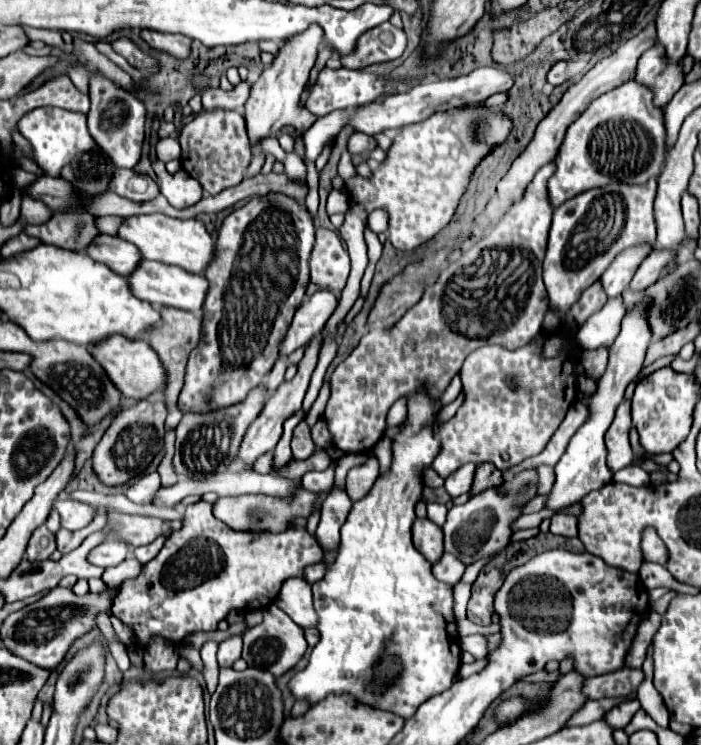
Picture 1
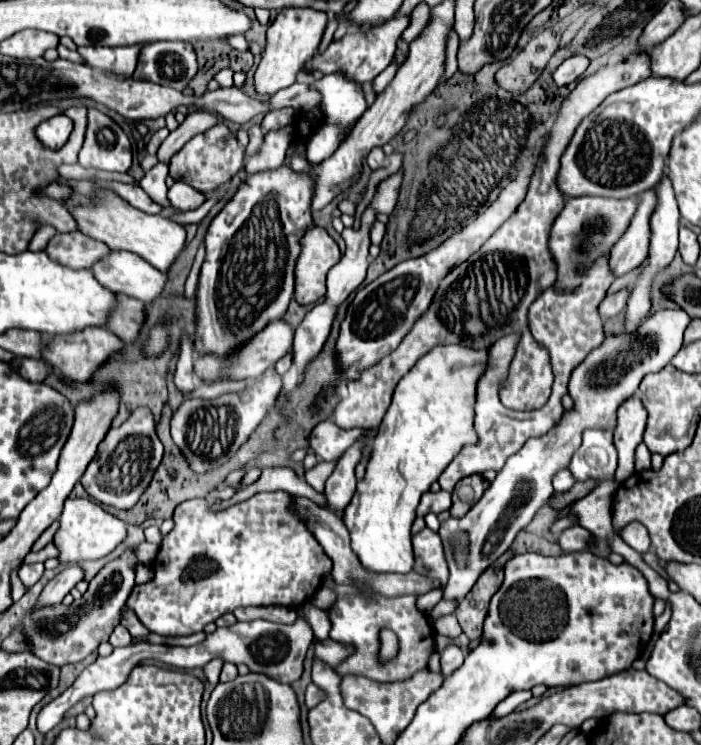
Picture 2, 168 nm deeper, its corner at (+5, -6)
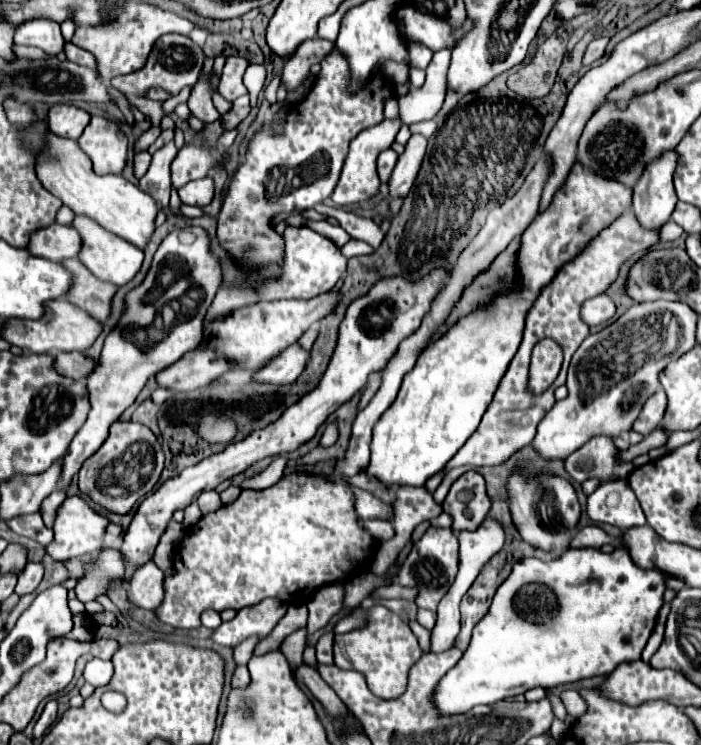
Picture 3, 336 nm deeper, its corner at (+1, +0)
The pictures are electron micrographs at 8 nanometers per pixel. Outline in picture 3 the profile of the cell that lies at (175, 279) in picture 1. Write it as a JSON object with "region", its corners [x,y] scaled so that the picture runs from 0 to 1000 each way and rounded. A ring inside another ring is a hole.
{"region":[[[106,290],[103,295],[103,306],[111,309],[114,319],[117,319],[117,333],[114,333],[114,341],[111,341],[111,349],[143,376],[151,376],[151,379],[160,379],[165,384],[177,384],[183,381],[194,365],[200,362],[203,357],[203,349],[205,349],[205,341],[203,336],[197,336],[191,328],[168,319],[165,314],[157,314],[154,309],[148,309],[146,303],[140,303],[140,298],[134,298],[131,293],[126,290]]]}

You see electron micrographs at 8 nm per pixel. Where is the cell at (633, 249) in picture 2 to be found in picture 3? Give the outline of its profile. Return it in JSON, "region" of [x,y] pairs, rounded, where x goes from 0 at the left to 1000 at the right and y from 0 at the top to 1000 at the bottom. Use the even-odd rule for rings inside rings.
{"region":[[[964,201],[944,204],[922,223],[916,239],[904,250],[902,282],[916,303],[942,306],[956,295],[956,287],[961,285],[961,277],[967,271],[959,247],[964,217]]]}

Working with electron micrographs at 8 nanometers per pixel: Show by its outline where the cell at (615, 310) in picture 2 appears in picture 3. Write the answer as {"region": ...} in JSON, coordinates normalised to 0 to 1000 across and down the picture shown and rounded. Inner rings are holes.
{"region":[[[856,395],[856,397],[850,397],[850,400],[842,400],[842,403],[836,403],[833,408],[830,408],[830,430],[842,438],[842,440],[847,440],[847,438],[856,438],[859,432],[864,432],[864,430],[870,430],[873,424],[876,424],[876,419],[879,419],[879,411],[876,411],[876,405],[864,397],[864,395]]]}

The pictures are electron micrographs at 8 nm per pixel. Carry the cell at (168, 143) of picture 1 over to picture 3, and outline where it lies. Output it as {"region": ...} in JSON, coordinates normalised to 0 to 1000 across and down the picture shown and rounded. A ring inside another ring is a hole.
{"region":[[[197,204],[191,209],[191,236],[194,239],[203,239],[208,234],[208,228],[214,223],[214,215],[217,215],[217,209],[211,204]]]}

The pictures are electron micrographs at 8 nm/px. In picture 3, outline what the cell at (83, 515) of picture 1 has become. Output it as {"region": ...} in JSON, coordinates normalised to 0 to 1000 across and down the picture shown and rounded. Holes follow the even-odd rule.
{"region":[[[97,666],[88,679],[80,687],[80,698],[77,698],[77,725],[63,736],[66,744],[74,752],[100,752],[106,746],[120,746],[120,744],[137,744],[146,736],[146,717],[154,706],[154,695],[148,695],[146,690],[134,687],[120,668],[114,666]]]}

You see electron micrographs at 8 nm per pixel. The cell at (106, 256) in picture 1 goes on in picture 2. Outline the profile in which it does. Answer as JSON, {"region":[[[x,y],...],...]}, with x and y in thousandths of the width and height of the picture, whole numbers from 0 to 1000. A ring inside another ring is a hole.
{"region":[[[117,311],[100,314],[80,314],[71,328],[66,330],[68,344],[77,344],[86,354],[94,354],[106,362],[131,360],[137,352],[154,344],[157,333]]]}

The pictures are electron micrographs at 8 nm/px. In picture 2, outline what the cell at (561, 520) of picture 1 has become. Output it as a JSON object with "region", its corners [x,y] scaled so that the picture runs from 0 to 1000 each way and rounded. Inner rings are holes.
{"region":[[[816,706],[816,709],[807,709],[799,722],[796,722],[796,730],[805,741],[827,741],[827,738],[836,738],[839,733],[839,725],[845,722],[842,714],[836,714],[836,709],[830,706]]]}

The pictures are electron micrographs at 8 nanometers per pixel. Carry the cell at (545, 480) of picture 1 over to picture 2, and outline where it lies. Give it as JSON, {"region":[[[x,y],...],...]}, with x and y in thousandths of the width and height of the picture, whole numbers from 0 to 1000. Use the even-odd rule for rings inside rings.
{"region":[[[796,634],[790,642],[787,642],[787,650],[790,650],[790,658],[793,660],[805,660],[805,658],[813,658],[819,644],[813,644],[813,639],[807,639],[807,634]]]}

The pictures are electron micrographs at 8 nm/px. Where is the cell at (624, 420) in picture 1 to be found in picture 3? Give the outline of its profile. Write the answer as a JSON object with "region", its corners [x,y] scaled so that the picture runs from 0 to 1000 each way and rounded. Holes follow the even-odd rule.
{"region":[[[939,523],[933,532],[927,532],[922,537],[922,545],[916,548],[916,556],[910,558],[910,564],[904,566],[904,577],[913,583],[927,583],[930,577],[936,577],[944,566],[944,558],[950,553],[950,529],[947,523]]]}

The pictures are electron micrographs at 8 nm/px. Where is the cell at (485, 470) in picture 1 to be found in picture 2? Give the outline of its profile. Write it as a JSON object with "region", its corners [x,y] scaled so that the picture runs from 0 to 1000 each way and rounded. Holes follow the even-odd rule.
{"region":[[[676,636],[676,639],[665,639],[659,642],[648,660],[645,660],[645,682],[642,682],[642,690],[645,693],[662,693],[665,685],[670,685],[679,674],[682,674],[682,666],[688,666],[688,660],[696,655],[696,644],[688,642],[685,636]]]}

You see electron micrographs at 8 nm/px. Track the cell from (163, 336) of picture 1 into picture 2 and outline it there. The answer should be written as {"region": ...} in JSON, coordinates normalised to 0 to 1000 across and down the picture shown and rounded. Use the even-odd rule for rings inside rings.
{"region":[[[171,395],[168,413],[163,416],[163,424],[157,427],[154,443],[163,446],[180,462],[188,462],[194,459],[205,430],[208,430],[208,408],[194,400]]]}

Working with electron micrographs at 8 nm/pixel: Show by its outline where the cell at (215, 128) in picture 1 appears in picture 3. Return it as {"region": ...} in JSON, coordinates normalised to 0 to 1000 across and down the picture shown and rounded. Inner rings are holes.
{"region":[[[285,185],[285,193],[262,193],[254,209],[245,217],[245,250],[248,255],[260,252],[262,247],[282,242],[305,226],[311,212],[302,204],[302,196]]]}

